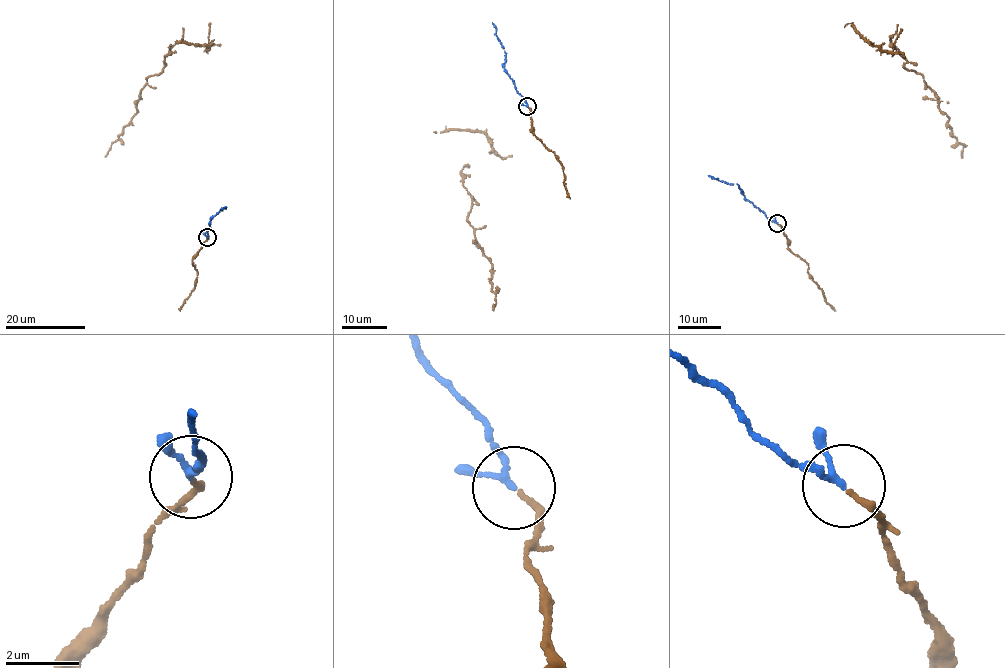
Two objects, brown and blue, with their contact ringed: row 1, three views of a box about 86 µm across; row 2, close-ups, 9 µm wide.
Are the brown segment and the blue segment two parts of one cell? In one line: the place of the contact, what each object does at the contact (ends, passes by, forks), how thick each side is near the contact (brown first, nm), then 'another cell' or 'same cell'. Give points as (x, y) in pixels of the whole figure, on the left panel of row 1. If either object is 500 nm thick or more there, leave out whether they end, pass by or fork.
(207, 237) | brown ends | blue passes by | 150/140 nm | same cell

